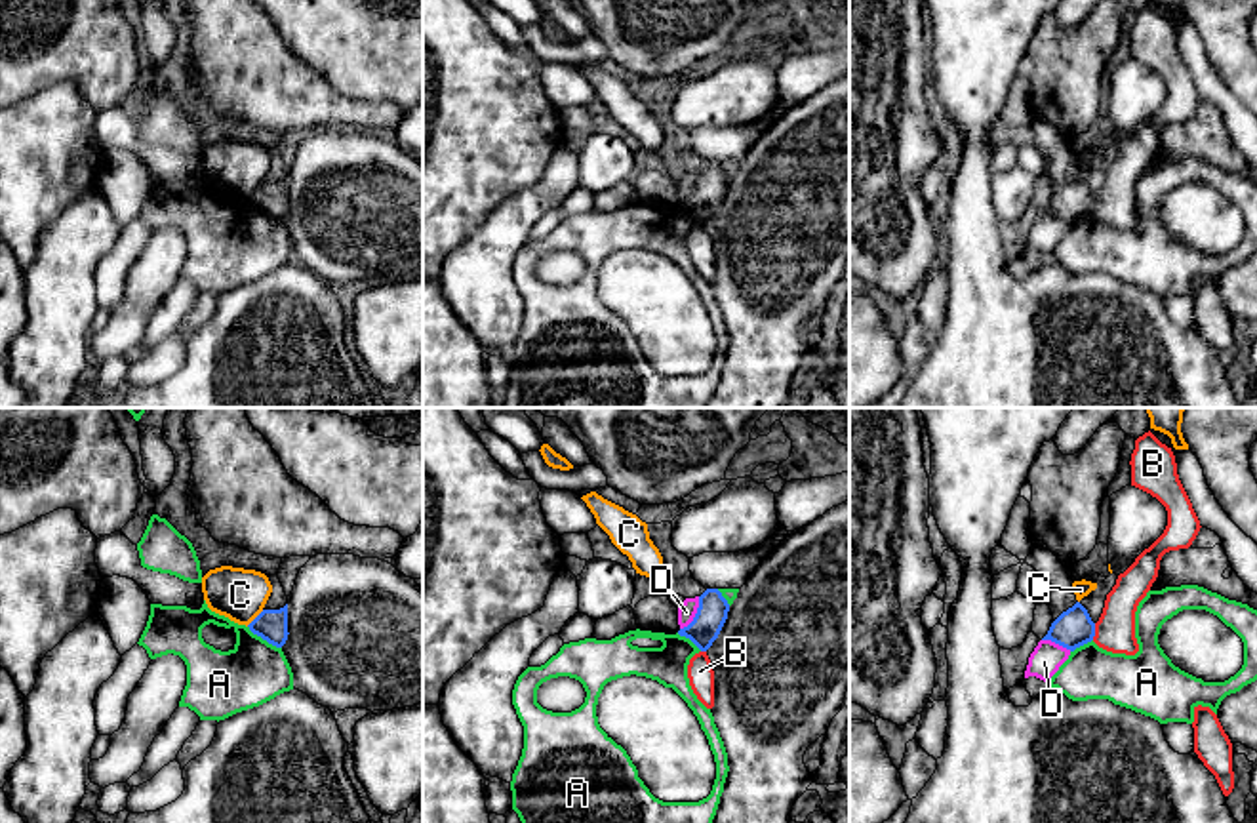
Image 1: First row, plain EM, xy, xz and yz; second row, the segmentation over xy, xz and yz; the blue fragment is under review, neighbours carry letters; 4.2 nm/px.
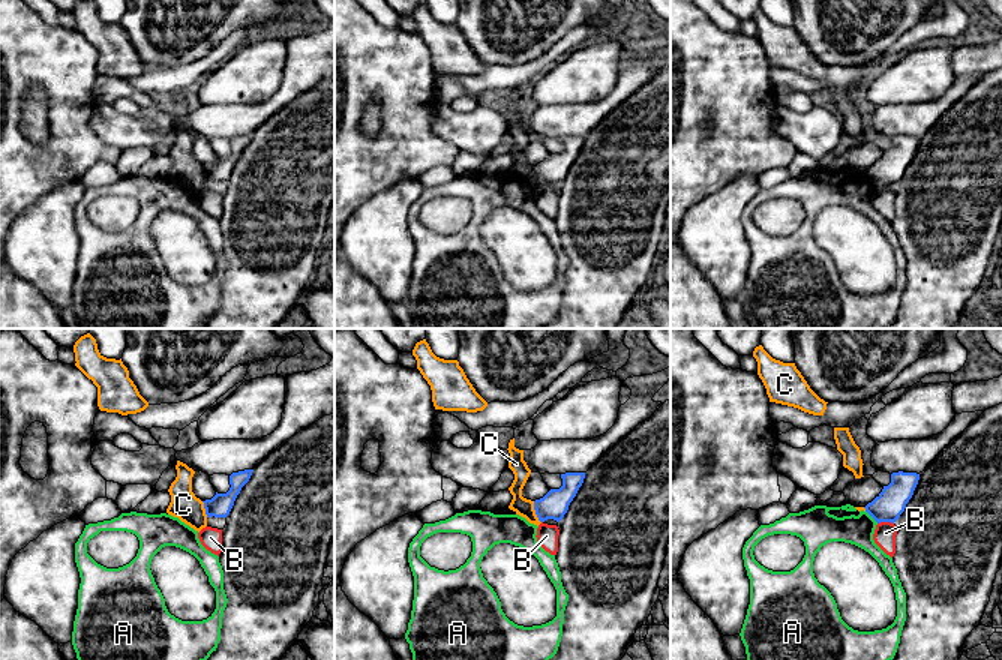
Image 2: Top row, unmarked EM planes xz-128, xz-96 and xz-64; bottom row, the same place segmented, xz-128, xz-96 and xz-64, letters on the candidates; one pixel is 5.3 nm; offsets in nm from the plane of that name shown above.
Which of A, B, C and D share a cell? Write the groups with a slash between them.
A / B / C / D

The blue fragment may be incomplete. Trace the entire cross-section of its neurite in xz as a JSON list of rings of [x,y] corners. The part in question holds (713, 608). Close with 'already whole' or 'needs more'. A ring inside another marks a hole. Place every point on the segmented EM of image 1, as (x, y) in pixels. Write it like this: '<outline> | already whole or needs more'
[[[707,589],[699,596],[699,608],[693,621],[680,629],[678,634],[689,638],[701,652],[707,652],[718,638],[726,619],[729,604],[718,589]]] | already whole

